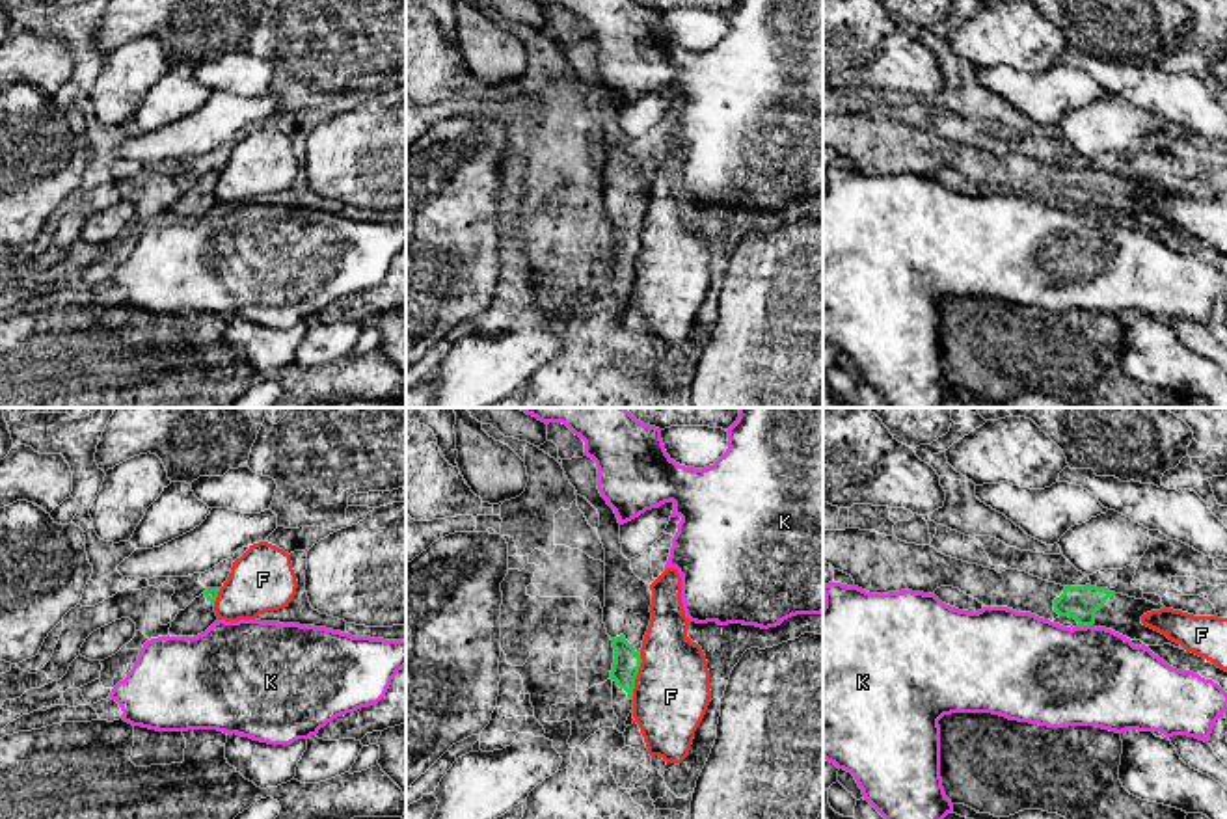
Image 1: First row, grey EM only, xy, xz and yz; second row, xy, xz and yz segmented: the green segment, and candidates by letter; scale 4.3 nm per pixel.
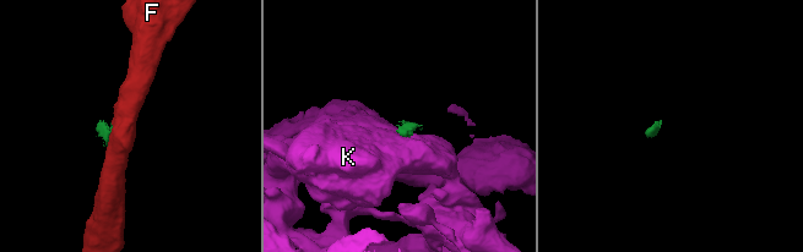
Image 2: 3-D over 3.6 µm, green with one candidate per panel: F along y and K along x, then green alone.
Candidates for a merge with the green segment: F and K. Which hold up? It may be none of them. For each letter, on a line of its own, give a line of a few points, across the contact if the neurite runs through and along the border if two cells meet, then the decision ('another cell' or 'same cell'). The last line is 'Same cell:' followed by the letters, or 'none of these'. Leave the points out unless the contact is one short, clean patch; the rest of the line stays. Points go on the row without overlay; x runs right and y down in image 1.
F: xz (641, 233), (641, 250), (632, 281) | another cell
K: yz (1078, 207), (1092, 209) | another cell
Same cell: none of these

